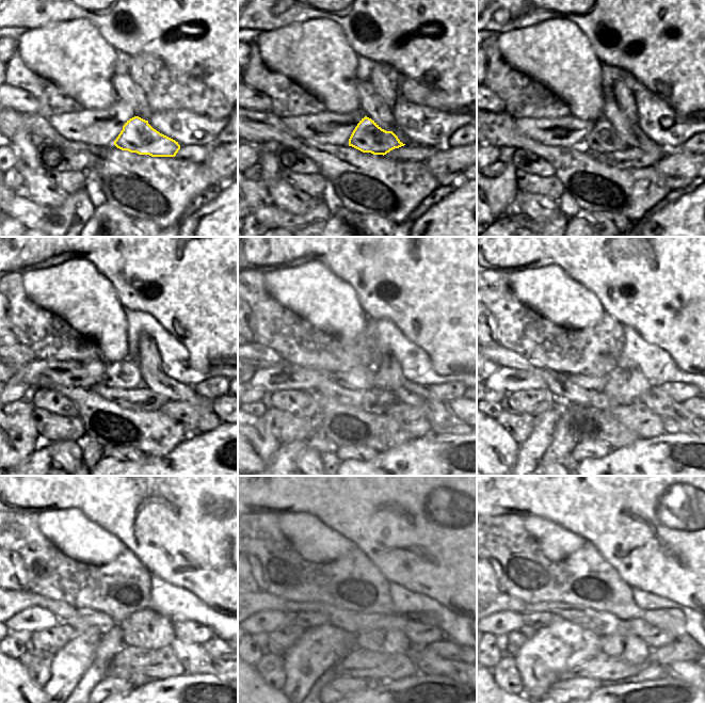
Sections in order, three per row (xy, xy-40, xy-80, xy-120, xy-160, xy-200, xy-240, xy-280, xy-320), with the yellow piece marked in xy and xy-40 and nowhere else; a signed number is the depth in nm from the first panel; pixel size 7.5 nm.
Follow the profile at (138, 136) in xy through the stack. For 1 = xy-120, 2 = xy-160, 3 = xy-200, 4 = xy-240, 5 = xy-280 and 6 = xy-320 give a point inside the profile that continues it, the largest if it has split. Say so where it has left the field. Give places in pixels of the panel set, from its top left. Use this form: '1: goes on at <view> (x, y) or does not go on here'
1: goes on at xy-120 (125, 374)
2: goes on at xy-160 (361, 378)
3: goes on at xy-200 (596, 383)
4: goes on at xy-240 (100, 620)
5: goes on at xy-280 (304, 619)
6: goes on at xy-320 (538, 620)

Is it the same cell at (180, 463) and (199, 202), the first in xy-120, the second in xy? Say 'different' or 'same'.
different

